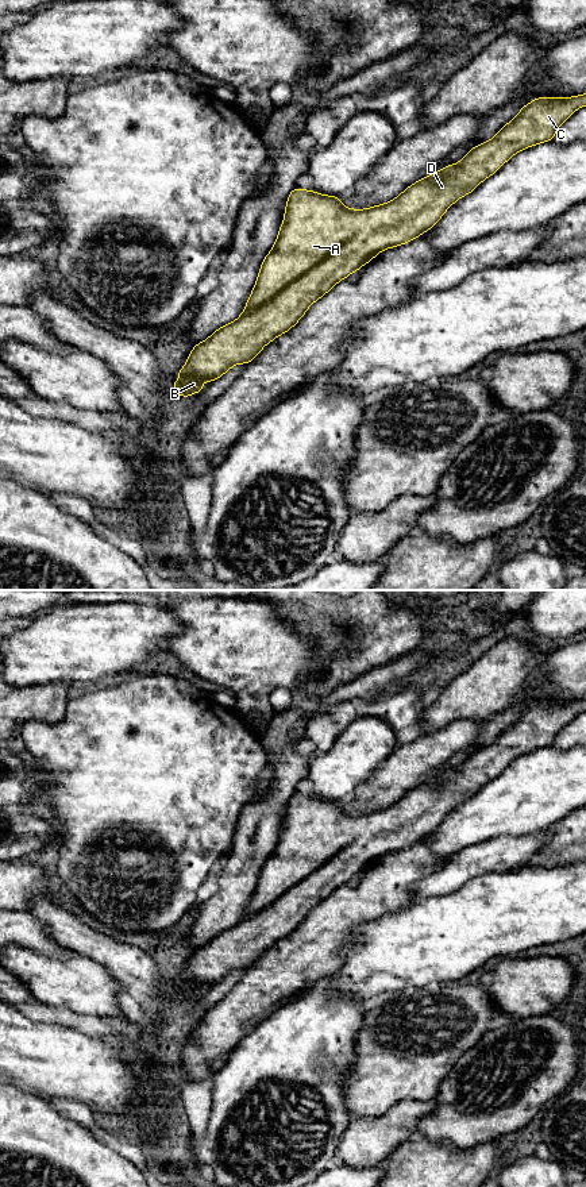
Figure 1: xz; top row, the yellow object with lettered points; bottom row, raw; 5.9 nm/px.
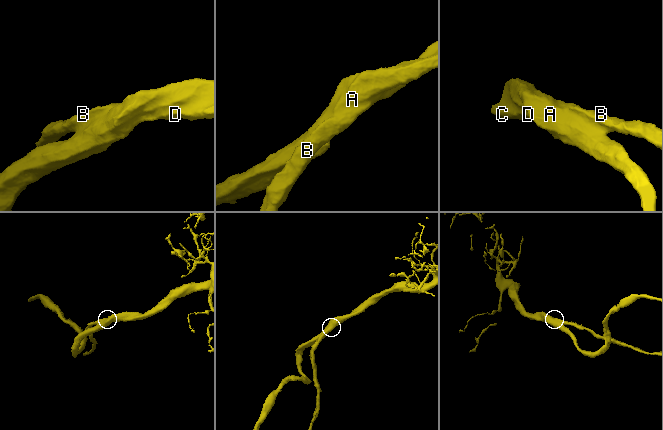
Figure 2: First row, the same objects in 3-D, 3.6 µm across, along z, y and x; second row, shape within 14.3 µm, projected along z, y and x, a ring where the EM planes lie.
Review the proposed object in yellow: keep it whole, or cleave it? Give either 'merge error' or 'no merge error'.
no merge error

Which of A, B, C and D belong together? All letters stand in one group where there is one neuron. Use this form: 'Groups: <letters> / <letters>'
Groups: A B C D

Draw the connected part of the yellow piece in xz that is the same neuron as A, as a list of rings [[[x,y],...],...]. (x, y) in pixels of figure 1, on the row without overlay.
[[[586,698],[564,704],[537,702],[524,710],[494,743],[473,752],[458,768],[433,776],[381,810],[350,814],[336,801],[293,794],[277,845],[262,867],[243,918],[193,951],[185,971],[177,978],[180,983],[174,986],[174,997],[182,1003],[200,998],[204,986],[213,987],[232,971],[251,967],[267,948],[296,930],[307,914],[339,886],[381,856],[405,849],[431,835],[455,806],[473,797],[516,758],[554,745],[555,736],[583,710]]]

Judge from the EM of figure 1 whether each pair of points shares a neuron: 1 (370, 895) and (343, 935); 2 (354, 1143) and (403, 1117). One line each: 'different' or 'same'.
1: same
2: same

